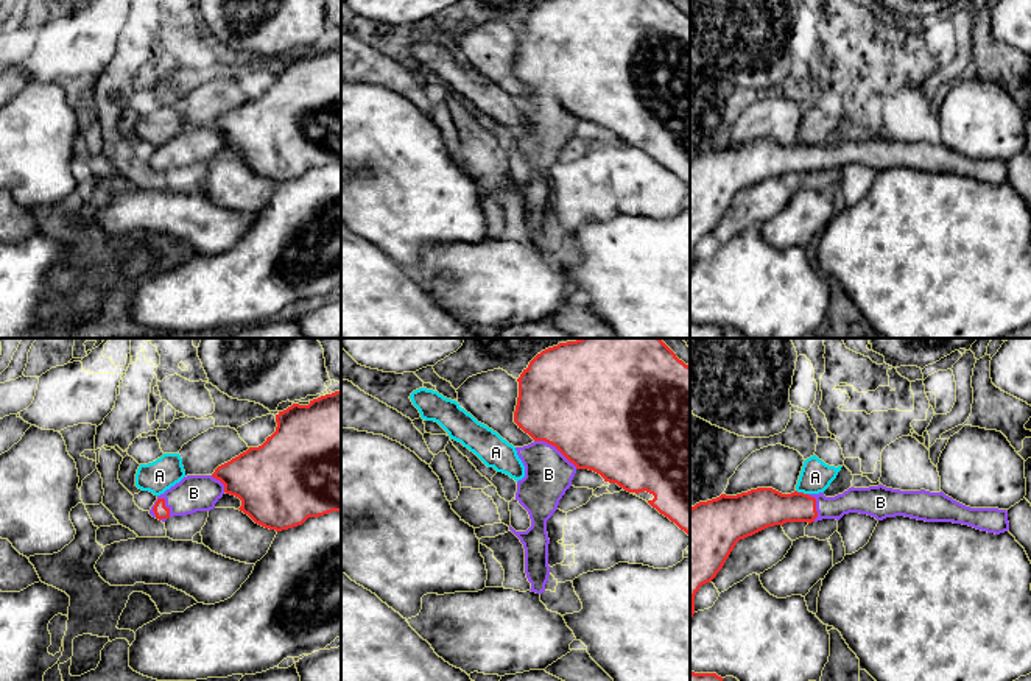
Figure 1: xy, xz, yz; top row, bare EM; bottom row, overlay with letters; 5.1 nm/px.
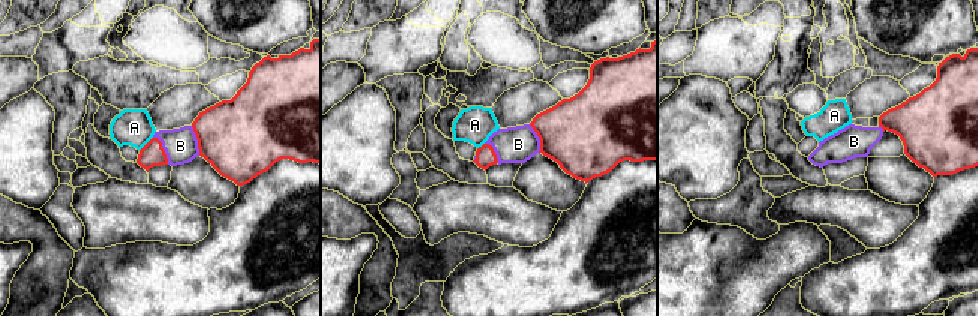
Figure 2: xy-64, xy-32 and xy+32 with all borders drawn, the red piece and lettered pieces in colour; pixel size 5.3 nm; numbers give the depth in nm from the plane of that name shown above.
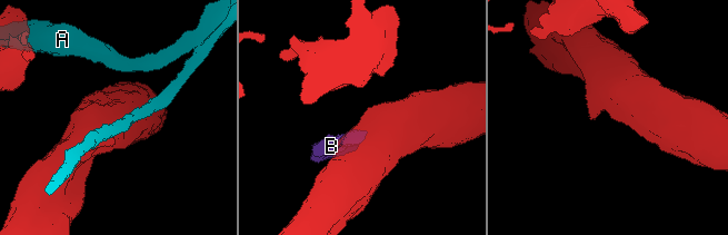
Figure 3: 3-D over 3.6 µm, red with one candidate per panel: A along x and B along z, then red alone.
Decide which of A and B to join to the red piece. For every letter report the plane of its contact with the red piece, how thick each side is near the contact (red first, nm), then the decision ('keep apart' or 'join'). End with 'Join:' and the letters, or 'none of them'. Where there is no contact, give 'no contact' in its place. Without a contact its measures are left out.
A: contact in yz; calibres 220 and 160 nm; keep apart
B: contact in xy; calibres 70 and 190 nm; join
Join: B

